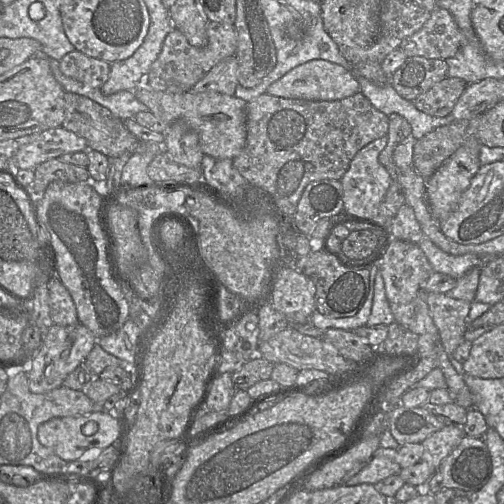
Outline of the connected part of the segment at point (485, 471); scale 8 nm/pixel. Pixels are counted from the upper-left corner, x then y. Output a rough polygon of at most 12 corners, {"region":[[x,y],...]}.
{"region":[[464,435],[423,490],[475,492],[489,480],[483,437]]}

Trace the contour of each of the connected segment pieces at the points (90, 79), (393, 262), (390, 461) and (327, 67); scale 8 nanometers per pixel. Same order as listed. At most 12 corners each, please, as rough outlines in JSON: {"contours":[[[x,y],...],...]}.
{"contours":[[[76,49],[60,59],[67,77],[101,88],[110,63]],[[392,240],[377,266],[390,305],[411,303],[433,273],[418,244]],[[379,447],[339,485],[375,485],[399,474],[397,450]],[[311,60],[266,91],[308,101],[340,100],[359,92],[339,64]]]}

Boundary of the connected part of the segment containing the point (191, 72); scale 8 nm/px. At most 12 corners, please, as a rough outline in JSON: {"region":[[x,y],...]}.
{"region":[[209,22],[198,48],[176,28],[167,35],[144,84],[190,91],[234,56],[234,24]]}

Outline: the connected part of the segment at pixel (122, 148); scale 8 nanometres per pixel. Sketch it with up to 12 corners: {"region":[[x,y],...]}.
{"region":[[66,92],[62,127],[107,157],[145,141],[95,101]]}

